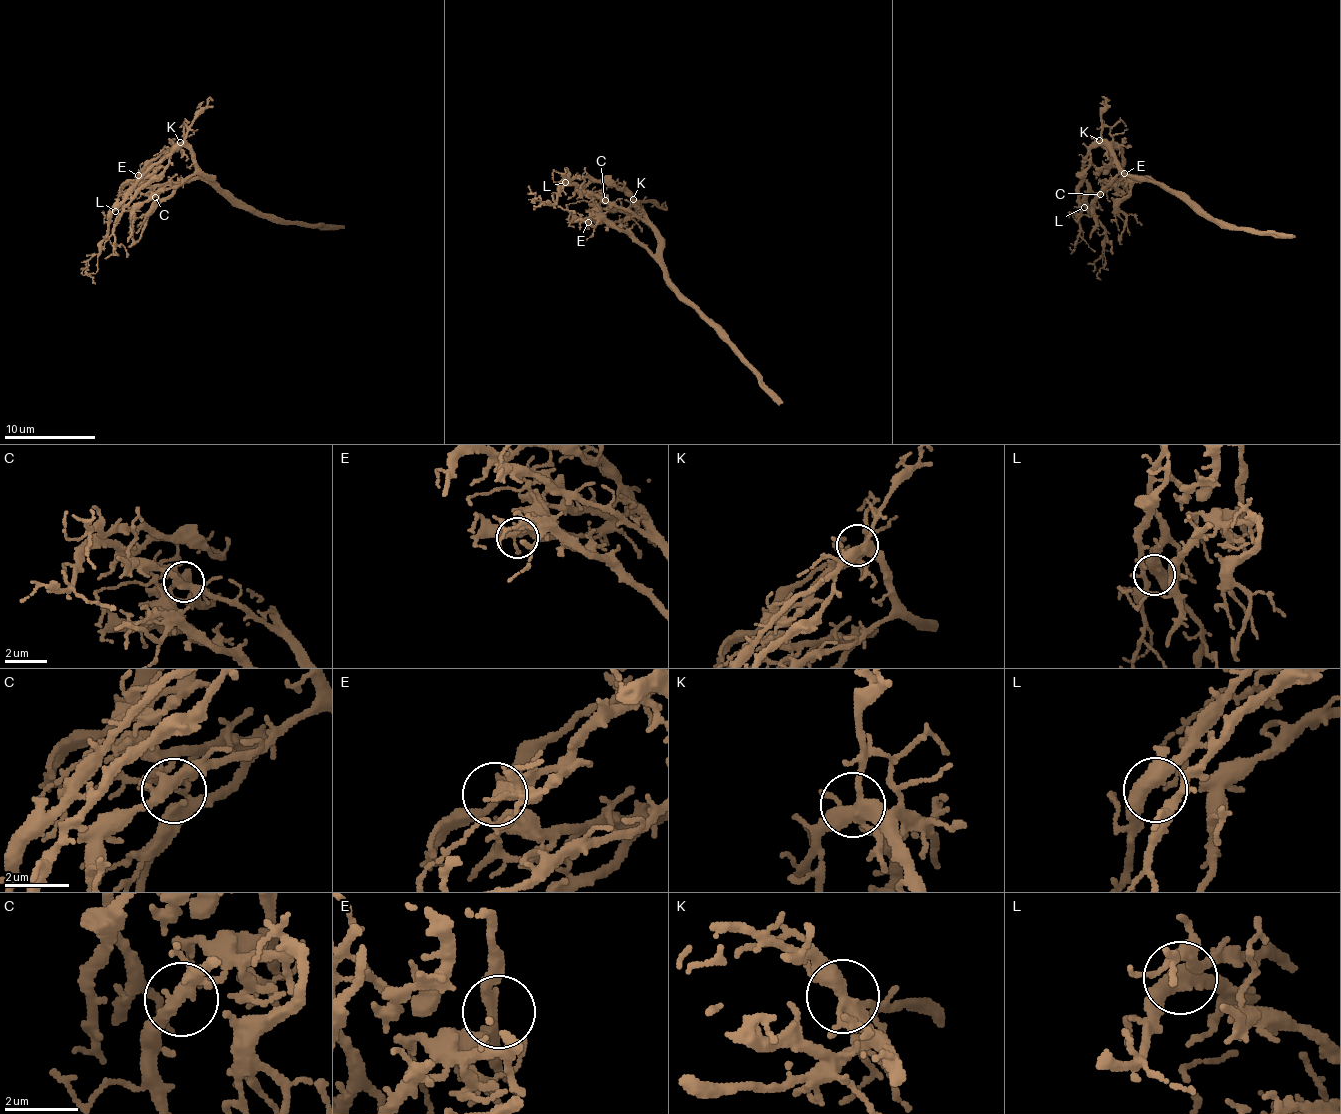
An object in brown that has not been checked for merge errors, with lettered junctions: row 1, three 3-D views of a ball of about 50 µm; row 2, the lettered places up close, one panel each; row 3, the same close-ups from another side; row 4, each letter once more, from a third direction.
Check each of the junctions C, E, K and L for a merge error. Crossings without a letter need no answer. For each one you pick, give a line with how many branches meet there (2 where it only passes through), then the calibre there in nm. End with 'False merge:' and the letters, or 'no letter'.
False merge: no letter

